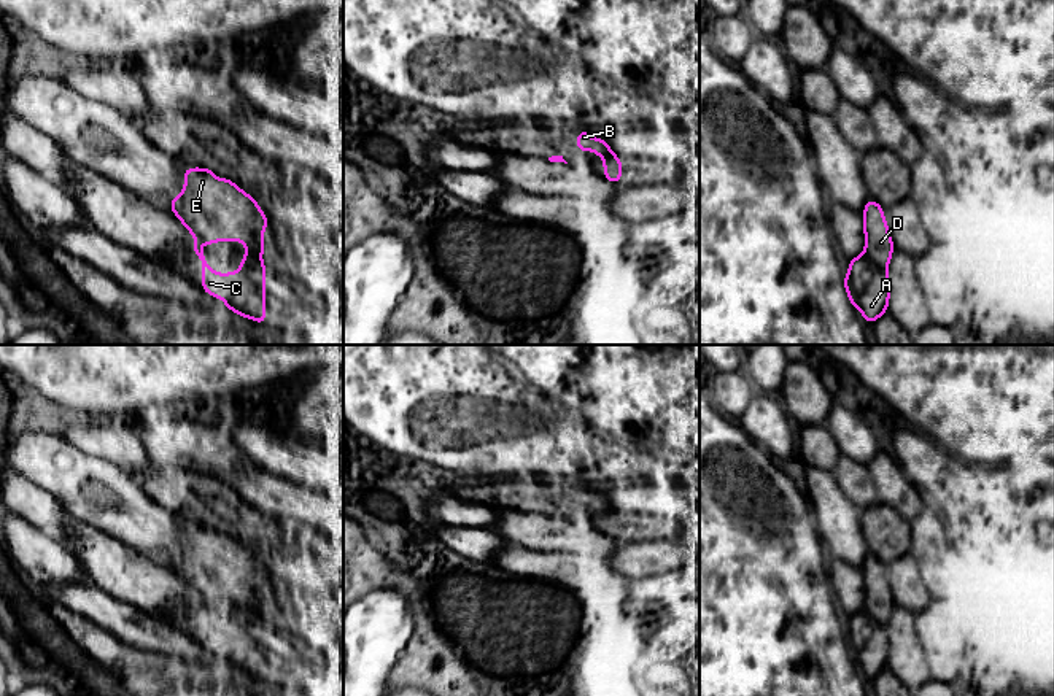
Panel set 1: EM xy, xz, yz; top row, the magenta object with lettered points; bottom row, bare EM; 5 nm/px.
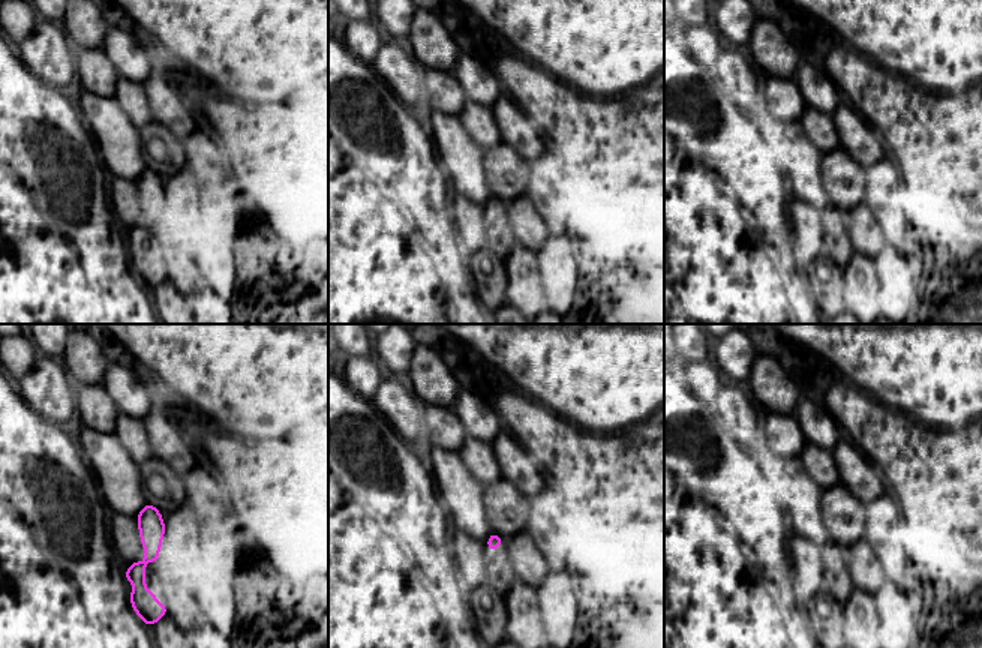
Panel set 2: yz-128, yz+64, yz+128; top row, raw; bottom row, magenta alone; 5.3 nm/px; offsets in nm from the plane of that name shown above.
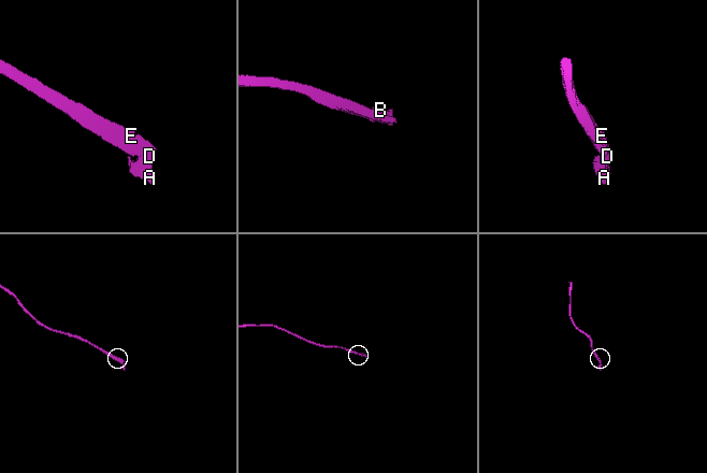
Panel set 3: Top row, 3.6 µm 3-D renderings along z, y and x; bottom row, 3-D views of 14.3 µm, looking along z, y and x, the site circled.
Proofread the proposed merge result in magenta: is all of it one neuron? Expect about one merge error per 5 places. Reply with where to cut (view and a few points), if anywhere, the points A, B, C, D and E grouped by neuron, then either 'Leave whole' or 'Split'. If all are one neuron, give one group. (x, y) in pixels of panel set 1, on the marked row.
Split along yz (864, 253), (878, 266), (886, 267). Groups: A B C / D E. Split

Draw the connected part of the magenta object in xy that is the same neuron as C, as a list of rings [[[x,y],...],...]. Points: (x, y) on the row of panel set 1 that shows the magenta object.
[[[192,242],[192,253],[202,261],[202,289],[211,297],[219,297],[224,305],[258,324],[265,323],[265,264],[253,256],[243,254],[237,272],[216,273],[208,267],[207,254],[197,242]]]

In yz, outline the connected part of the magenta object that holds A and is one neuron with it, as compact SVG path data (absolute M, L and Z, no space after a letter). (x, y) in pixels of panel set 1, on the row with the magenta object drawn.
M865 253L851 259L844 288L851 304L862 311L865 321L873 324L882 313L889 313L887 267L878 267Z

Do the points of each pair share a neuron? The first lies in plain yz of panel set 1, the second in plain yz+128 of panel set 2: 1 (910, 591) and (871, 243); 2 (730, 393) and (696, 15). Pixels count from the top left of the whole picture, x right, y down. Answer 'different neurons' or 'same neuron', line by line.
1: same neuron
2: different neurons

